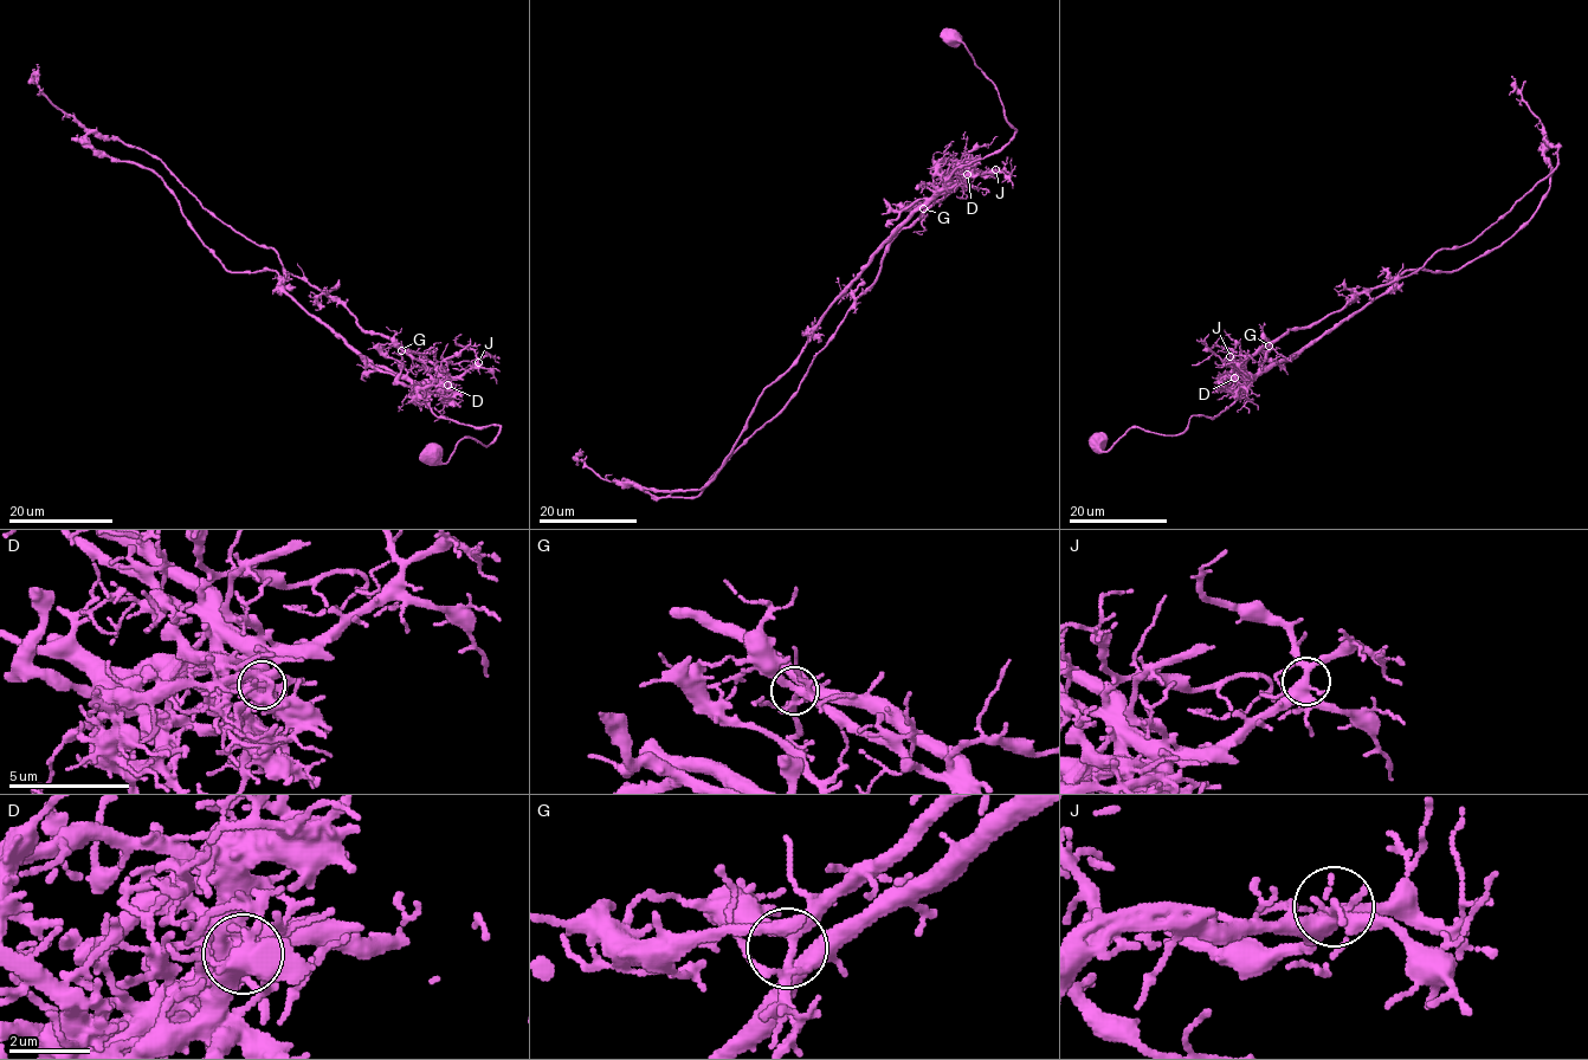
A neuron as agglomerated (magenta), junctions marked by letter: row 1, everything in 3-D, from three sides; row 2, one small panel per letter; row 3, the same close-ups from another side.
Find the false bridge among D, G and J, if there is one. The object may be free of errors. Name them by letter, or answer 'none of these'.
D

